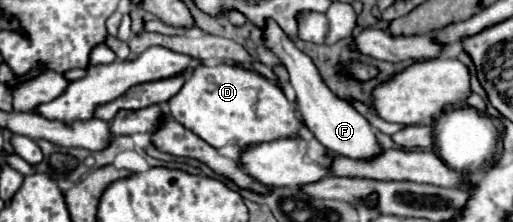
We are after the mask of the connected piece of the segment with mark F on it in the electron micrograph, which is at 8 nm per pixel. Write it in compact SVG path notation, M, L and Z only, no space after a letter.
M274 20L268 22L264 30L264 38L266 38L264 44L272 48L280 58L280 62L286 66L290 74L290 84L296 90L296 100L302 112L302 120L312 130L316 140L322 146L326 146L330 152L340 152L340 156L348 156L350 160L364 160L364 156L380 156L382 146L378 144L374 128L368 124L368 120L362 114L358 114L350 106L350 102L330 92L330 88L320 80L314 62L294 46L294 42L280 30L280 26Z

